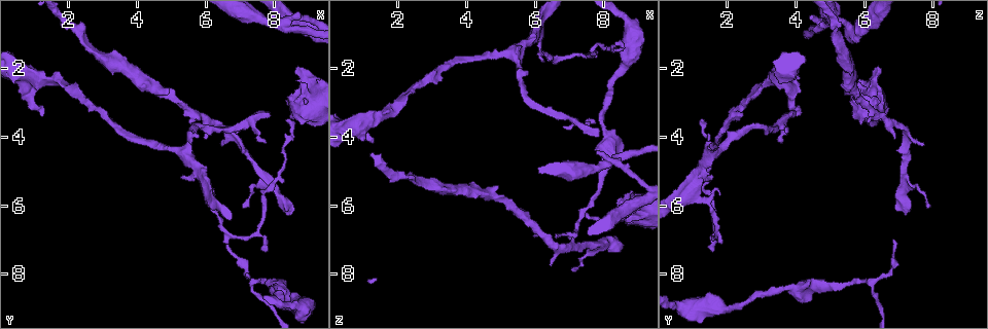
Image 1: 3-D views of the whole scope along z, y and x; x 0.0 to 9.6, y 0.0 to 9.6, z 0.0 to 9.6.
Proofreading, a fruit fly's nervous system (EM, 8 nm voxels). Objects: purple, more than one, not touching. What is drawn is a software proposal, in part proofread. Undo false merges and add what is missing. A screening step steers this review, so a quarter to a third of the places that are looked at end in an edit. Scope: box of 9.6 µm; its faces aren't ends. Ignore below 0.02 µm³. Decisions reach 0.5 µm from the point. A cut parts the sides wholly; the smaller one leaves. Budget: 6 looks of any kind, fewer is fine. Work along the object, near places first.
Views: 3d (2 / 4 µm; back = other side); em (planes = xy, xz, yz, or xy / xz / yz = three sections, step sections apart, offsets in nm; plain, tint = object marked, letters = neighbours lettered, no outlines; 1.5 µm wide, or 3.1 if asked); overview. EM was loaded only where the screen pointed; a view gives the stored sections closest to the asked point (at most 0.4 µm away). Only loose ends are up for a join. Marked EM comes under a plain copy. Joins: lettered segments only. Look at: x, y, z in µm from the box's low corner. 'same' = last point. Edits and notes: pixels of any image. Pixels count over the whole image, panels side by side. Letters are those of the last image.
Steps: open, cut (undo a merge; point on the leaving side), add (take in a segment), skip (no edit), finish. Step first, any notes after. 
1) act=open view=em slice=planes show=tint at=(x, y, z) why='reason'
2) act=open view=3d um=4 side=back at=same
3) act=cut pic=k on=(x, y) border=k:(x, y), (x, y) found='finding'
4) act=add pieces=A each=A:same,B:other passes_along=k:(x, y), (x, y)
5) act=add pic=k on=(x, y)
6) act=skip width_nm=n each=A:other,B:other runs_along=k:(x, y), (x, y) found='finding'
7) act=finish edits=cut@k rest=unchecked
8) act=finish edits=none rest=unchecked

act=open view=em slice=planes show=letters at=(1.25, 3.40, 4.00) why='free end'

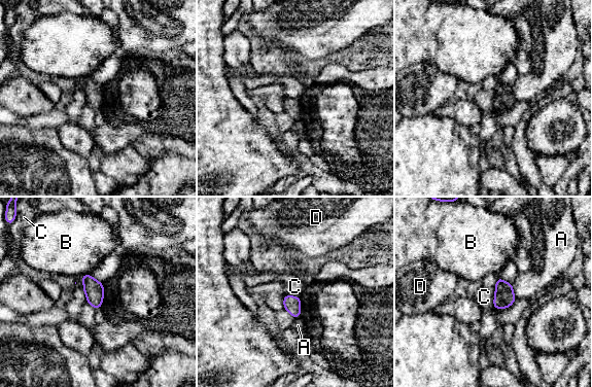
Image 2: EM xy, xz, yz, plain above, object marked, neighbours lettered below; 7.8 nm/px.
act=skip longest_contact=C:140nm each=A:other,B:other,C:other,D:other found='no lettered segment goes on from it'

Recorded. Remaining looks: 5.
act=open view=em slice=planes show=tint at=(8.50, 8.65, 4.50) why='an open end'

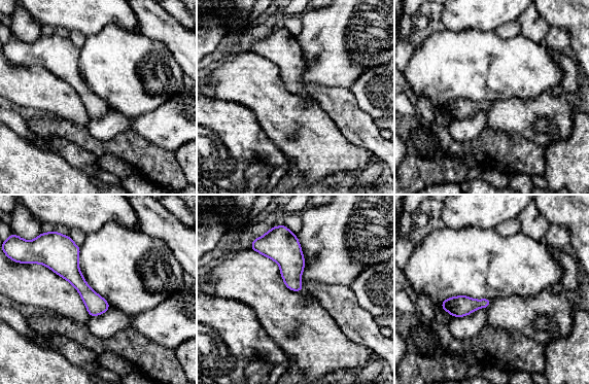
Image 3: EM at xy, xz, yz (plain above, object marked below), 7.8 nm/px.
act=open view=em slice=planes show=letters at=same

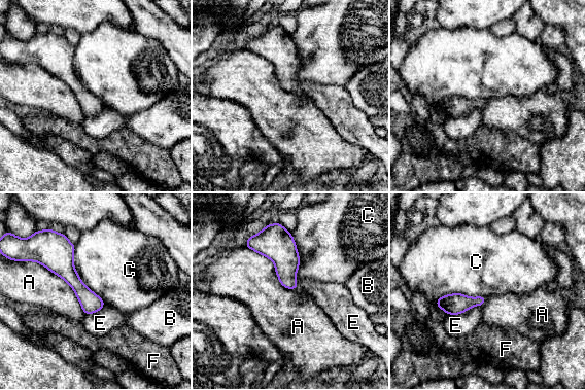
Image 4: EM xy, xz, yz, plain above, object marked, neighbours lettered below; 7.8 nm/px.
act=skip longest_contact=A:600nm each=A:other,B:other,C:other,E:other,F:other border=4:(290, 233), (299, 257), (296, 289) found='none of them fits'

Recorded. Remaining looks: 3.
act=open view=3d um=4 side=back at=(8.40, 6.15, 6.95) why='free end'

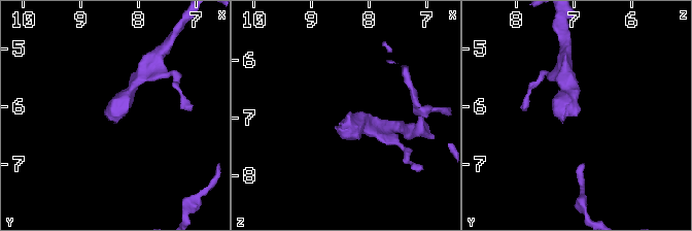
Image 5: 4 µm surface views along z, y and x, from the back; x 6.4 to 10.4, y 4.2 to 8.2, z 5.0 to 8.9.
act=open view=em slice=planes show=letters at=(8.35, 6.15, 7.00) why='shape alone is not enough'

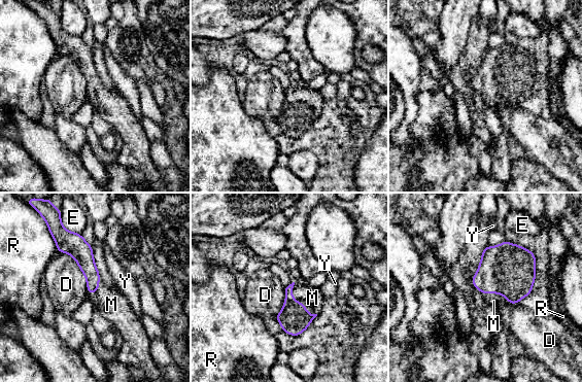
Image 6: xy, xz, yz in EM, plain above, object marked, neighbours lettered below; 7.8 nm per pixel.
act=add pieces=M each=D:other,E:other,M:same,R:other,Y:other passes_along=6:(294, 317), (298, 302), (312, 298) found='the neuron continues'

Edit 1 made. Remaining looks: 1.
act=finish edits=add@6 rest=unchecked

